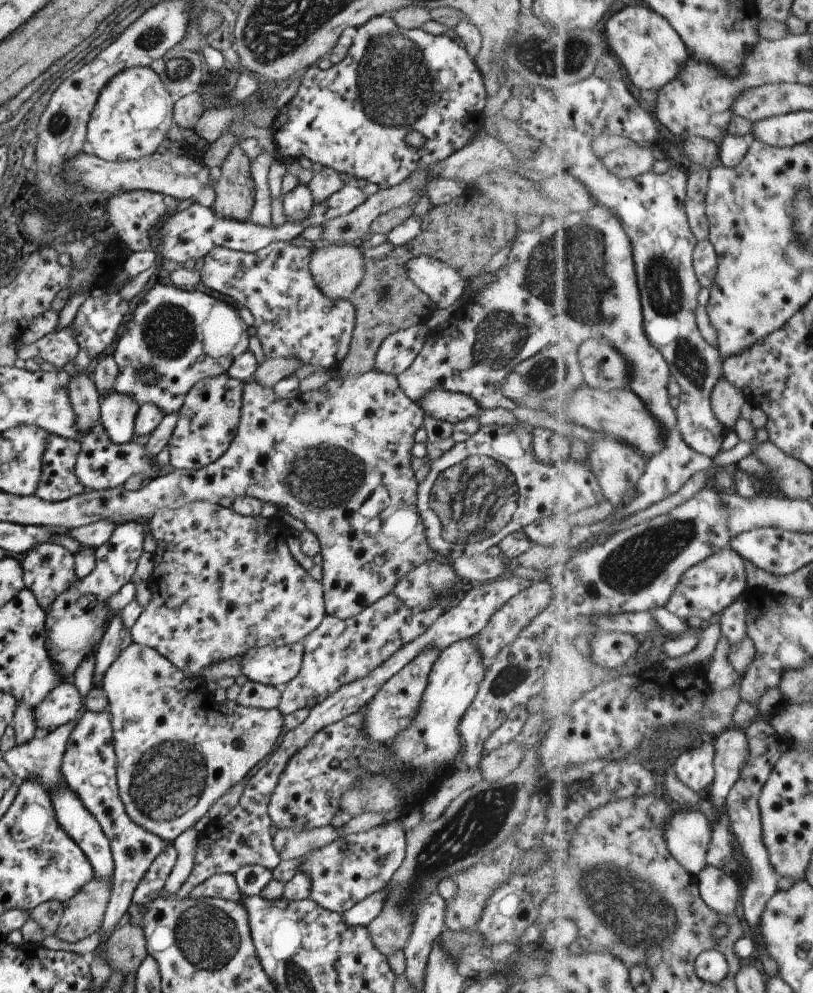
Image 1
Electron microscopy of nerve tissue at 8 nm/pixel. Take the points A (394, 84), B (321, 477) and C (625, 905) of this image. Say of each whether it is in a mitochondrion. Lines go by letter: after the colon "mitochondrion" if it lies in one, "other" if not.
A: mitochondrion
B: mitochondrion
C: mitochondrion

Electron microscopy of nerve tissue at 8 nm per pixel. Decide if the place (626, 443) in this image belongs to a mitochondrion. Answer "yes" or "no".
no

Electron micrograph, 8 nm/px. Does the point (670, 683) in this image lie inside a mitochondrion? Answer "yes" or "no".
no

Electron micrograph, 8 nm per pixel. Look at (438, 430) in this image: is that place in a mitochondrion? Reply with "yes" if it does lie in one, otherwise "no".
no

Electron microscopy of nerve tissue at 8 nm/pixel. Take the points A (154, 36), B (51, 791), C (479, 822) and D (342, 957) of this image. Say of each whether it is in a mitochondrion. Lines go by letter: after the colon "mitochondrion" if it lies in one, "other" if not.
A: mitochondrion
B: other
C: mitochondrion
D: other

